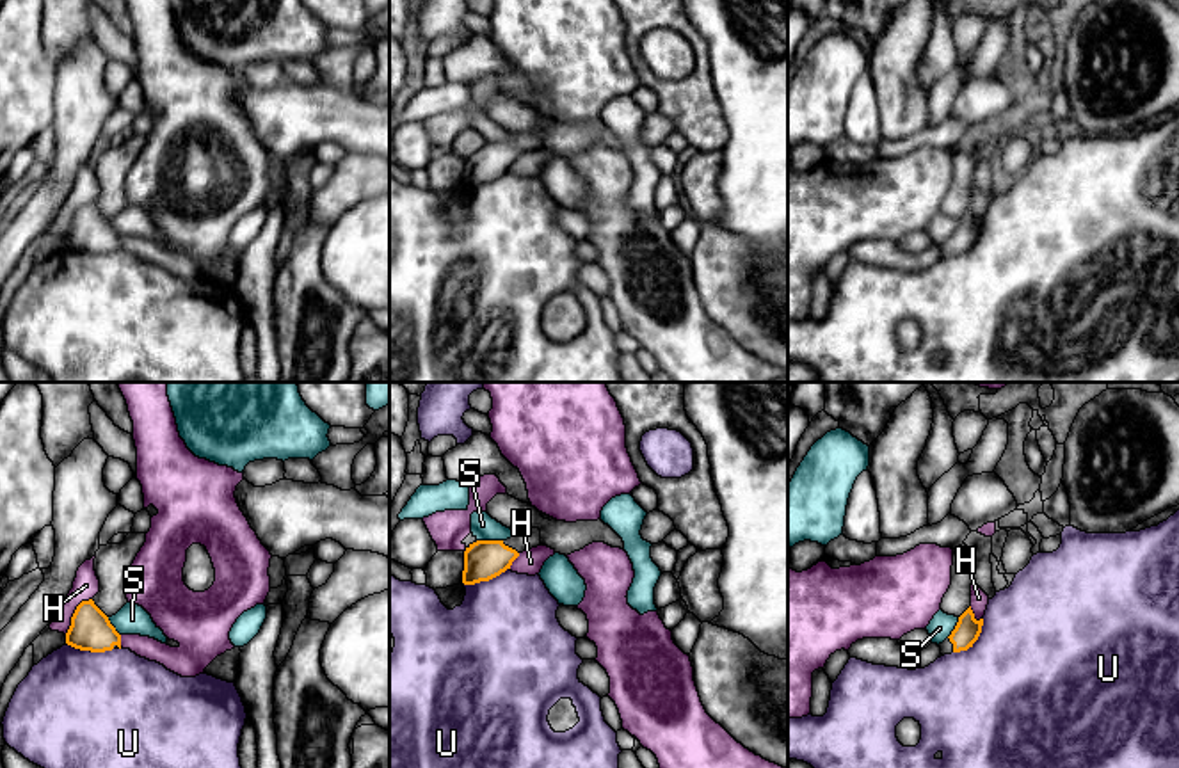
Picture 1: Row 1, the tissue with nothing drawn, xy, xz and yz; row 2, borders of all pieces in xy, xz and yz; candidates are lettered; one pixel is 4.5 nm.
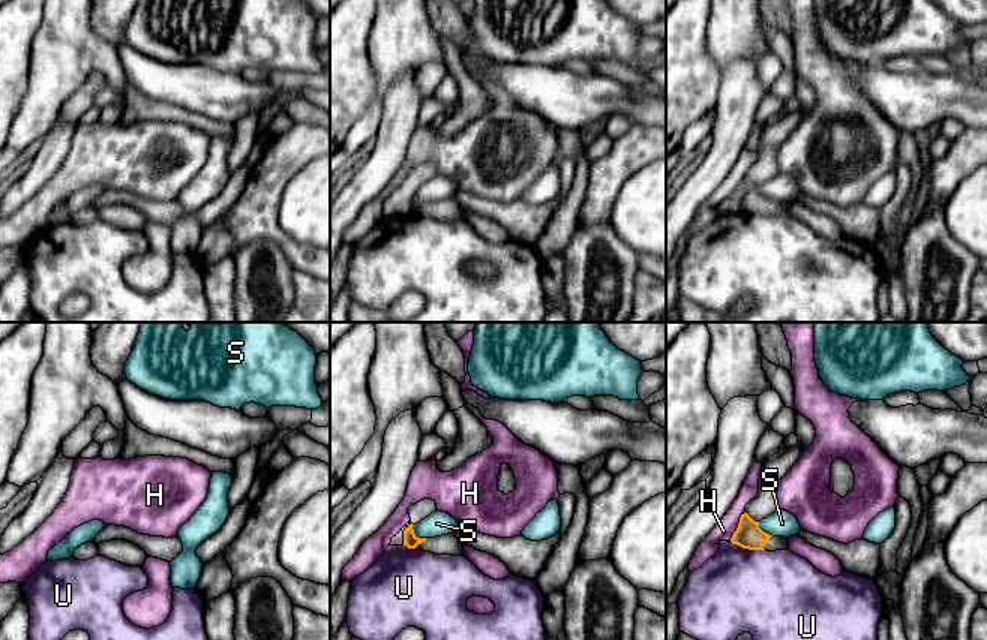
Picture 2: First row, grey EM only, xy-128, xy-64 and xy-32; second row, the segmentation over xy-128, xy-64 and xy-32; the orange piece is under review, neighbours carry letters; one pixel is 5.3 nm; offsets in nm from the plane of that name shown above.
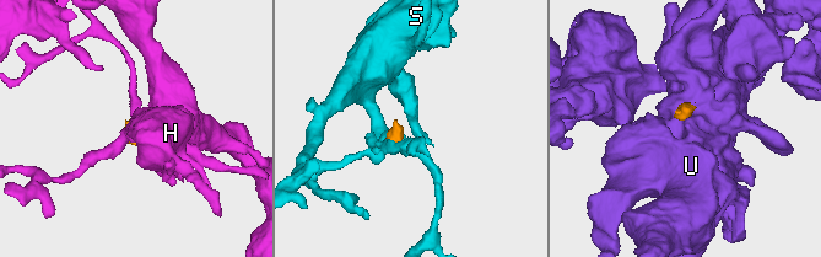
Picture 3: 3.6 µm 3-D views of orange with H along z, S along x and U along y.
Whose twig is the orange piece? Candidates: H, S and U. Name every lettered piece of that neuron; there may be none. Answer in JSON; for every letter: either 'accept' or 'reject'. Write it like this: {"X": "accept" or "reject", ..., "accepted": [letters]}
{"H": "reject", "S": "reject", "U": "reject", "accepted": []}

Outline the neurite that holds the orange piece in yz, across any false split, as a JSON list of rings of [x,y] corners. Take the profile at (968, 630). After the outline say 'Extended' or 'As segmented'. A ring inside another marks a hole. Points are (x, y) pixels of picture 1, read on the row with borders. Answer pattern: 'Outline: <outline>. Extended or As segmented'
Outline: [[[971,606],[958,617],[951,635],[939,644],[941,654],[967,651],[982,633],[983,619],[976,620]]]. Extended

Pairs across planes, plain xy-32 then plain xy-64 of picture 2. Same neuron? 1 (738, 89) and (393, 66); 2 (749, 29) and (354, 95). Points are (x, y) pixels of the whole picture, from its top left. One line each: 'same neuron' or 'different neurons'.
1: different neurons
2: different neurons

